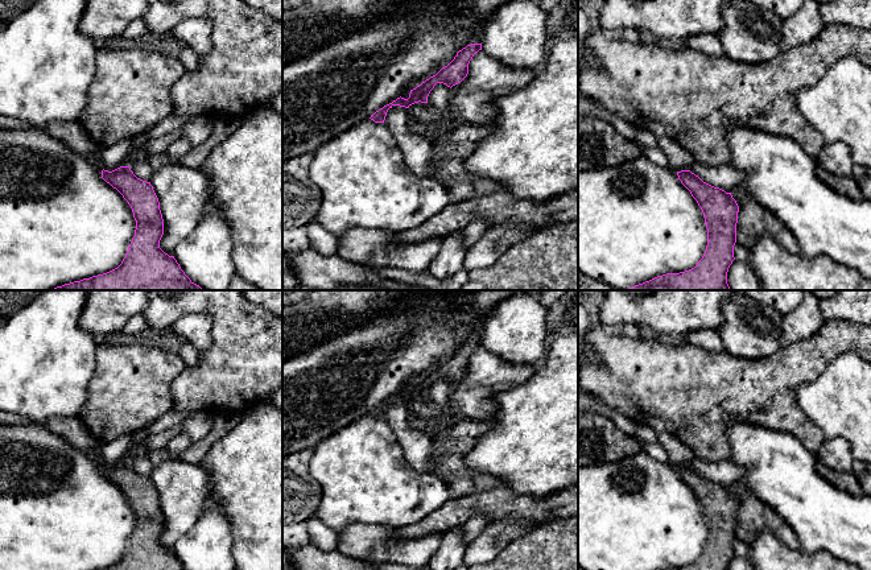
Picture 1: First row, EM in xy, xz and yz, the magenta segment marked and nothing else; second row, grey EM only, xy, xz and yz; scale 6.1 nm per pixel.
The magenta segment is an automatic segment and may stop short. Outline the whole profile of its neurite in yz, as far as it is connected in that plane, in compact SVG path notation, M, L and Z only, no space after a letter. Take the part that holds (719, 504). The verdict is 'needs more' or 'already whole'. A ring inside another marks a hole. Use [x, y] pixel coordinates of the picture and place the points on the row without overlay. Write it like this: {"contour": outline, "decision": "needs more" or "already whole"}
{"contour": "M690 466L677 467L681 479L701 503L707 524L707 541L702 554L689 566L666 570L727 570L735 555L739 501L731 488L703 478Z", "decision": "already whole"}

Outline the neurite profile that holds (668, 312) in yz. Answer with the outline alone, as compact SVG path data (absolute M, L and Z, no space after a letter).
M604 290L600 321L607 326L647 325L665 335L718 330L722 302L734 290L655 290L635 297L627 290Z

